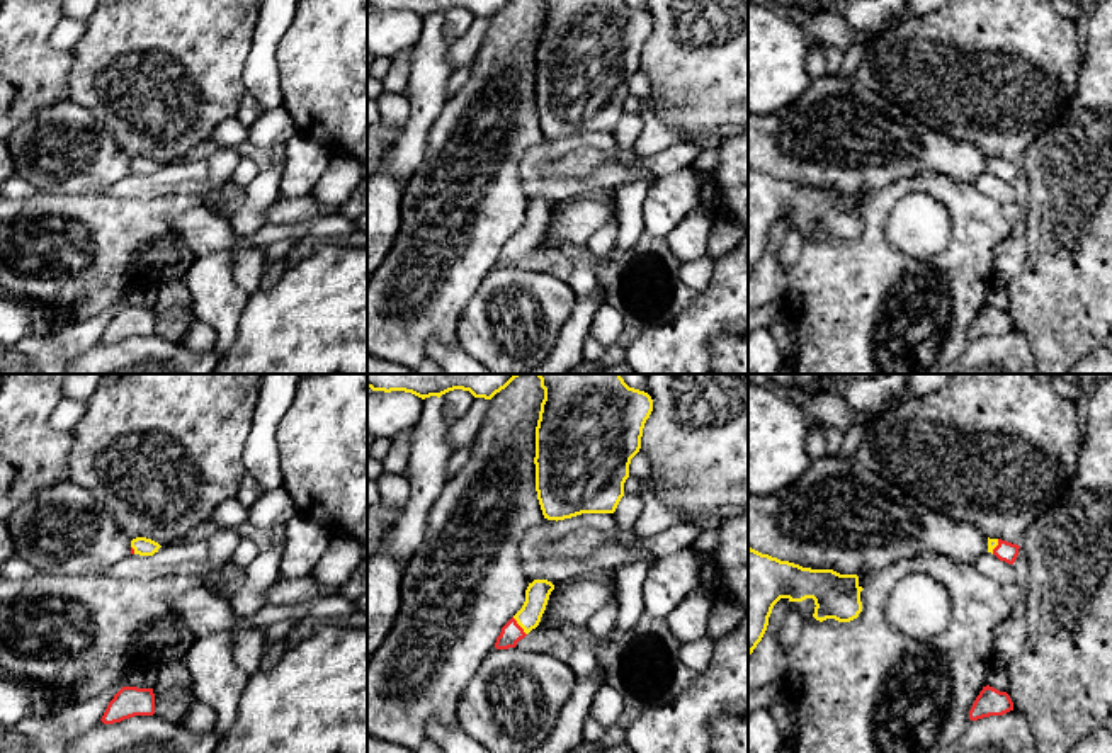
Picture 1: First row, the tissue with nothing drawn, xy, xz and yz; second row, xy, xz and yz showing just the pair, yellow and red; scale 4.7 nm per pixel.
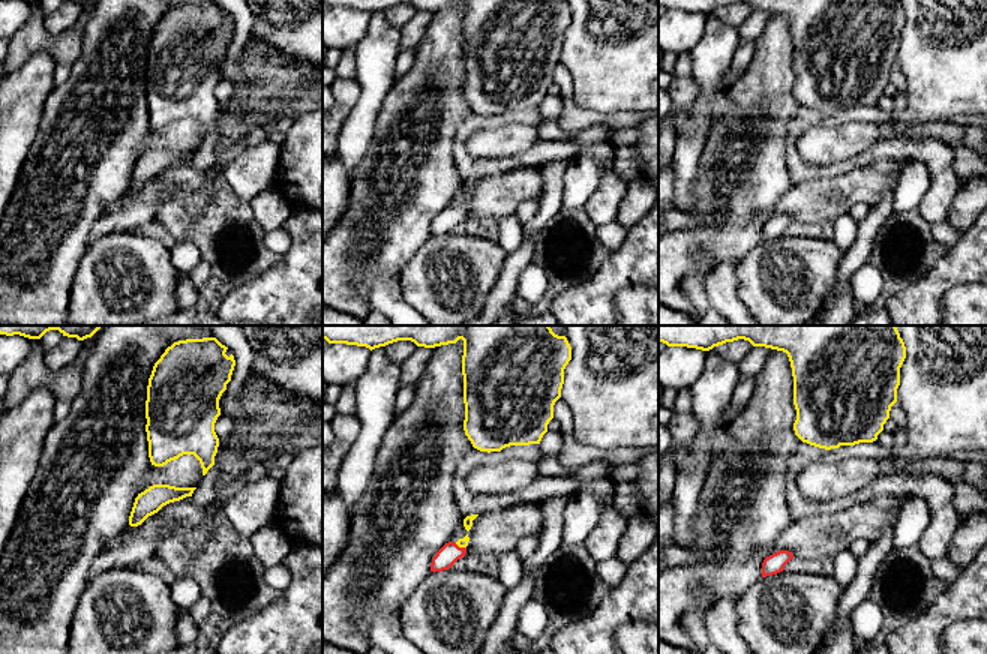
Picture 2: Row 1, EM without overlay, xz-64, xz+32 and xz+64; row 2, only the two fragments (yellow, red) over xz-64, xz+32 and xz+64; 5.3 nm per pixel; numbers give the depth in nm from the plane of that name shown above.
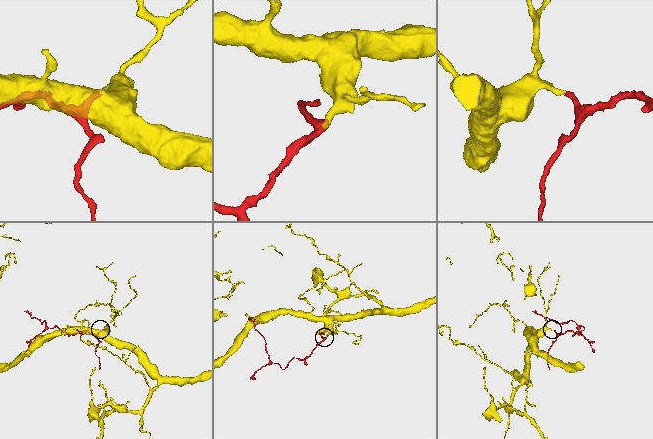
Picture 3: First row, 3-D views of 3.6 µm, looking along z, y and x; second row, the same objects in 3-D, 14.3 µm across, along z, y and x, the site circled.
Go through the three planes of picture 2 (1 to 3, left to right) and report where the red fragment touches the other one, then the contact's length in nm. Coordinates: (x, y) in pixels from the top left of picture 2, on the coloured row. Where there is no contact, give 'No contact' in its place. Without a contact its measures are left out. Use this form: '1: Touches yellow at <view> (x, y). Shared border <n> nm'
1: No contact
2: Touches yellow at xz+32 (461, 546). Shared border 70 nm
3: No contact

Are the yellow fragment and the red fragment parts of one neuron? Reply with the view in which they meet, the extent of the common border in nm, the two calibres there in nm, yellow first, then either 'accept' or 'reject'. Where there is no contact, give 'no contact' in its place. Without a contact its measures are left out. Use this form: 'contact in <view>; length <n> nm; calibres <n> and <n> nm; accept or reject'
contact in xz; length 110 nm; calibres 120 and 100 nm; accept

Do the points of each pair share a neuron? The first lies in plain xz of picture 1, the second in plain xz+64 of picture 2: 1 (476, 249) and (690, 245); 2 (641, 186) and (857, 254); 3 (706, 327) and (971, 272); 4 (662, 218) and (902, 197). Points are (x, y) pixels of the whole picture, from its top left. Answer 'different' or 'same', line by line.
1: same
2: same
3: same
4: same

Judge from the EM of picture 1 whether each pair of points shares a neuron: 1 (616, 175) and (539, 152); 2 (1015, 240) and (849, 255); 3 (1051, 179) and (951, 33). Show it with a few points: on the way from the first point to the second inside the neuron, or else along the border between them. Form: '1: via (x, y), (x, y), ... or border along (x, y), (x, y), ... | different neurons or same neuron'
1: via (609, 152), (599, 141), (577, 141), (563, 147) | same neuron
2: border along (1019, 226), (995, 249), (993, 281) | different neurons
3: border along (1058, 118), (1031, 143), (1019, 164) | different neurons

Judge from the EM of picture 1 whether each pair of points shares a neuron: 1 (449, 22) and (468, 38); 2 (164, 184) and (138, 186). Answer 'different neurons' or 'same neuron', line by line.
1: different neurons
2: same neuron

